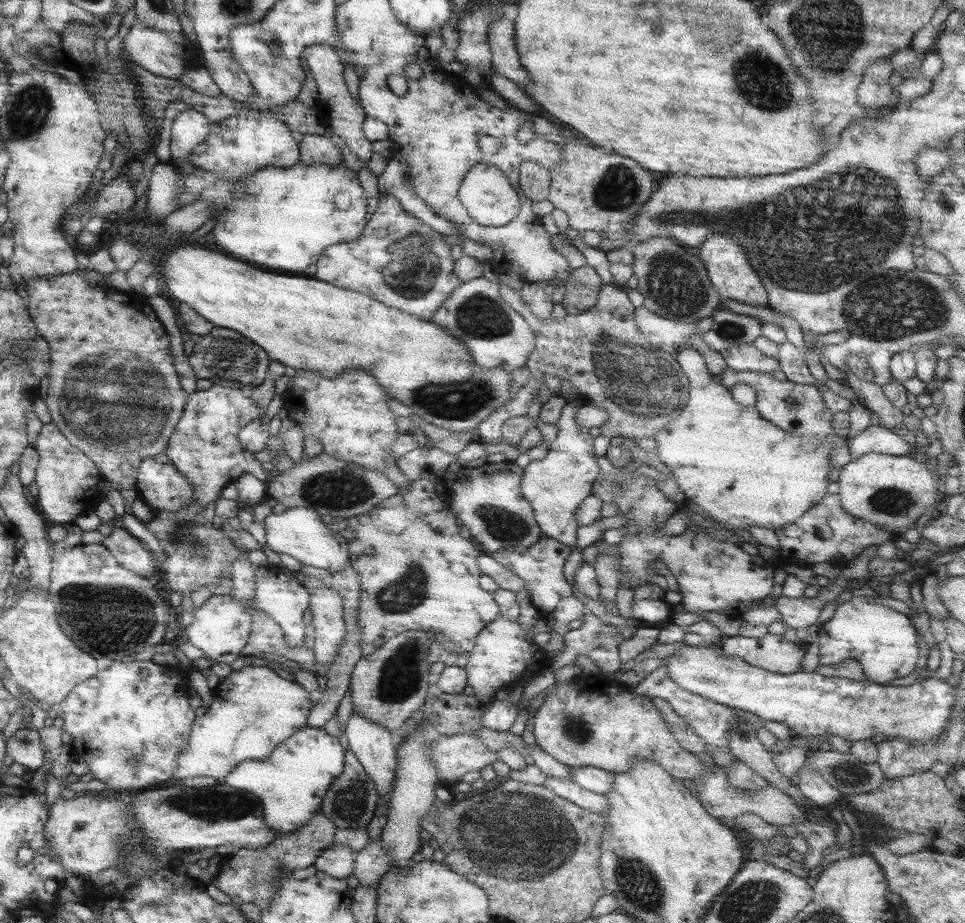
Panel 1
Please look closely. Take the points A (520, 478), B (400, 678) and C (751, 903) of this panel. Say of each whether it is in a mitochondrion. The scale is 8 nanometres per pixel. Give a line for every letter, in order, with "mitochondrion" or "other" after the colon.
A: other
B: mitochondrion
C: mitochondrion

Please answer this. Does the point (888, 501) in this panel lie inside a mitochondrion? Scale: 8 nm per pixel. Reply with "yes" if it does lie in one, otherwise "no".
yes

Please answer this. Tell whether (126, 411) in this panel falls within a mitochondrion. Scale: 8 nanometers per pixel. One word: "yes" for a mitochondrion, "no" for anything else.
yes

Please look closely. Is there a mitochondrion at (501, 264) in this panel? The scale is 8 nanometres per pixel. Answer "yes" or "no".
no

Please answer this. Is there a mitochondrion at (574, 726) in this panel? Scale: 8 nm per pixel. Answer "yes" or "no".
yes

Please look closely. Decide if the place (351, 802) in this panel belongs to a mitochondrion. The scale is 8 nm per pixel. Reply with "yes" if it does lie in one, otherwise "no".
yes

